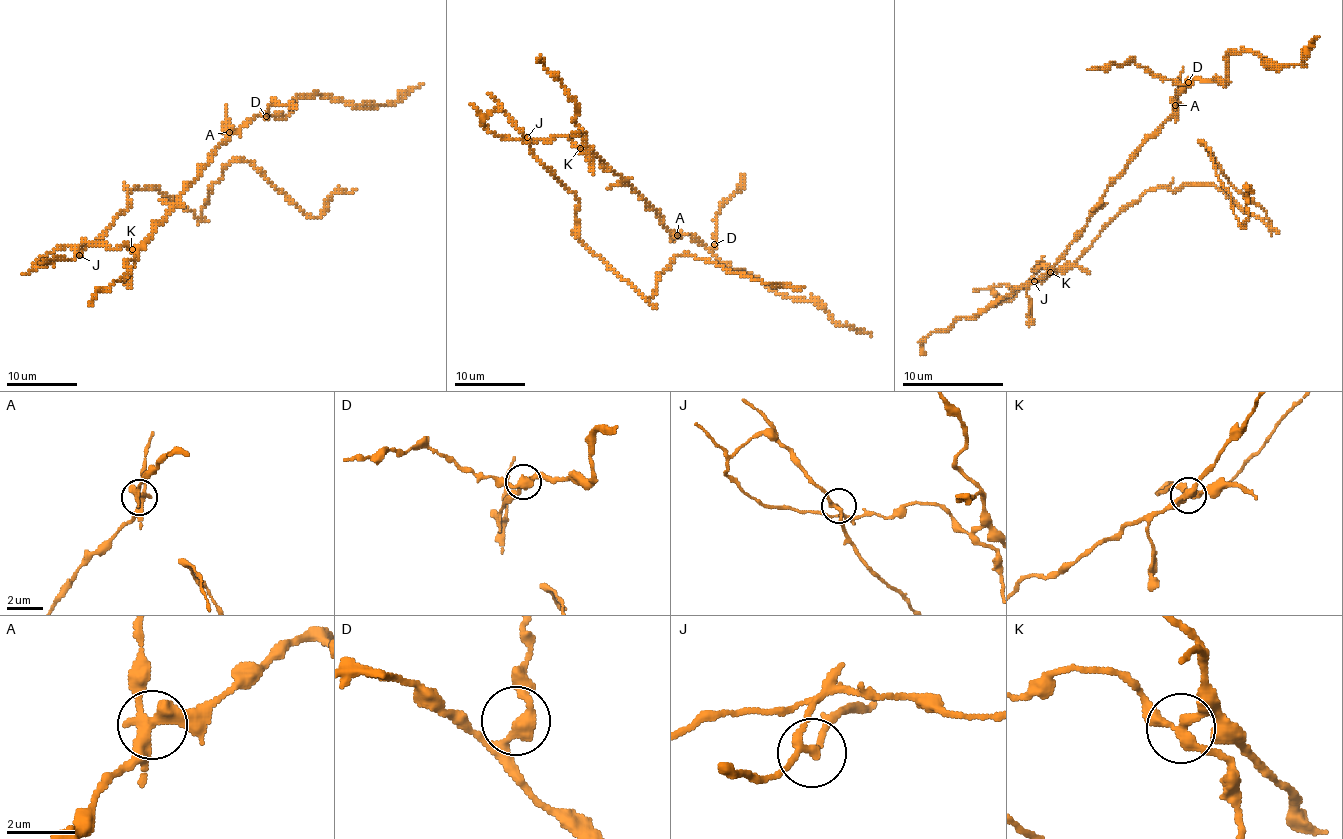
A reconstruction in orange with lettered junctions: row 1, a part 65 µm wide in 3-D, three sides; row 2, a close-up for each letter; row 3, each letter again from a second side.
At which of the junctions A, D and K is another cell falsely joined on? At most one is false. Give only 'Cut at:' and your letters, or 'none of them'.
Cut at: K

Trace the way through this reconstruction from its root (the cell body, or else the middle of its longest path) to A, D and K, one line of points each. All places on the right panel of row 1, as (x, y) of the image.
A: (1034, 276), (1039, 264), (1034, 271), (1042, 266), (1054, 271), (1100, 198), (1173, 115), (1175, 105)
D: (1034, 276), (1039, 264), (1034, 271), (1054, 271), (1130, 158), (1173, 115), (1175, 97), (1193, 79), (1188, 82)
K: (1034, 276), (1034, 269), (1039, 264), (1034, 271), (1042, 266), (1049, 271)

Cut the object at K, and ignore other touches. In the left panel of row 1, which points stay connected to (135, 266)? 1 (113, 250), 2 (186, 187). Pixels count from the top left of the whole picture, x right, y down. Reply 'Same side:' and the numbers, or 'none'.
Same side: 2

